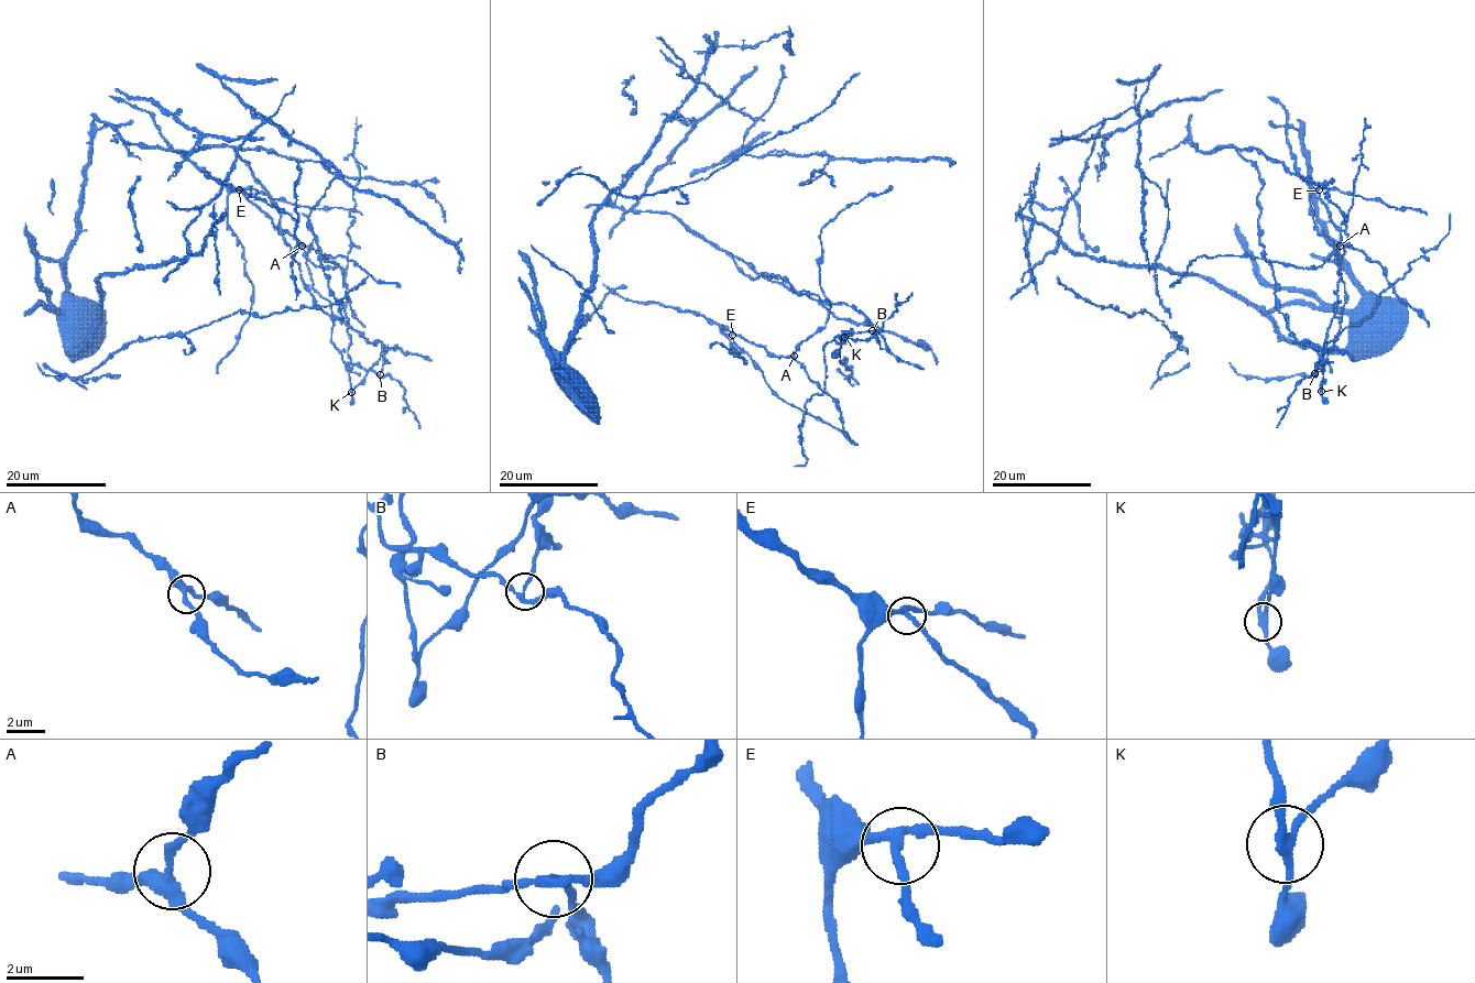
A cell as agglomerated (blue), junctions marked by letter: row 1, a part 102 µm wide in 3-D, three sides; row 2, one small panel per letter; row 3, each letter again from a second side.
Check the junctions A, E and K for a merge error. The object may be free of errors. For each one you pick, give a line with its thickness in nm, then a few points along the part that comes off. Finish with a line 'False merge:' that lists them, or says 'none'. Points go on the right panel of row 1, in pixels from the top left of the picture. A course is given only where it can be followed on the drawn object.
K: 200 nm | (1321, 391), (1323, 347), (1334, 314), (1340, 257), (1344, 252), (1345, 218), (1352, 206), (1362, 157), (1364, 118)
False merge: K

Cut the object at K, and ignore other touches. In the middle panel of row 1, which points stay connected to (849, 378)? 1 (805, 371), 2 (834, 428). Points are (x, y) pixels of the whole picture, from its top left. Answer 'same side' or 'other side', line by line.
1: other side
2: other side

